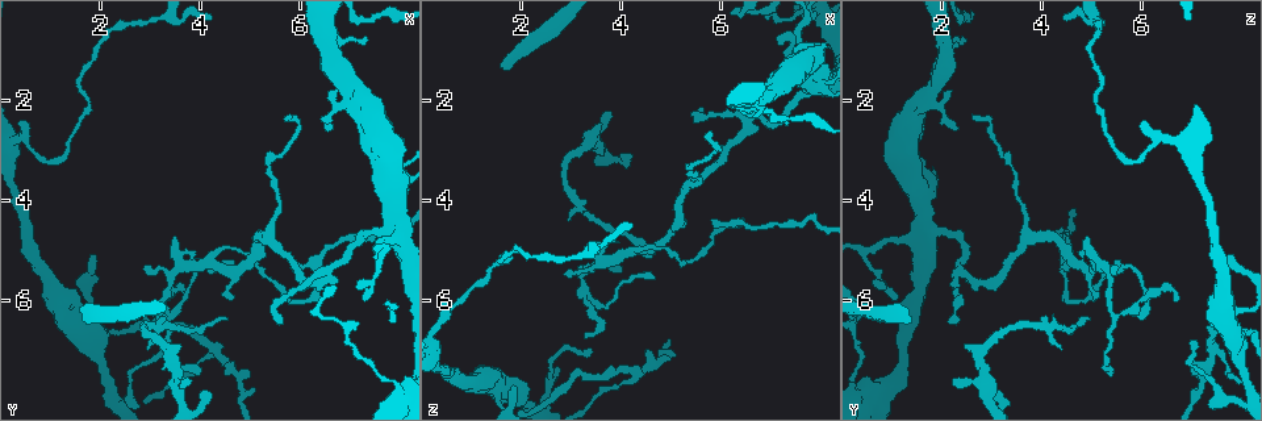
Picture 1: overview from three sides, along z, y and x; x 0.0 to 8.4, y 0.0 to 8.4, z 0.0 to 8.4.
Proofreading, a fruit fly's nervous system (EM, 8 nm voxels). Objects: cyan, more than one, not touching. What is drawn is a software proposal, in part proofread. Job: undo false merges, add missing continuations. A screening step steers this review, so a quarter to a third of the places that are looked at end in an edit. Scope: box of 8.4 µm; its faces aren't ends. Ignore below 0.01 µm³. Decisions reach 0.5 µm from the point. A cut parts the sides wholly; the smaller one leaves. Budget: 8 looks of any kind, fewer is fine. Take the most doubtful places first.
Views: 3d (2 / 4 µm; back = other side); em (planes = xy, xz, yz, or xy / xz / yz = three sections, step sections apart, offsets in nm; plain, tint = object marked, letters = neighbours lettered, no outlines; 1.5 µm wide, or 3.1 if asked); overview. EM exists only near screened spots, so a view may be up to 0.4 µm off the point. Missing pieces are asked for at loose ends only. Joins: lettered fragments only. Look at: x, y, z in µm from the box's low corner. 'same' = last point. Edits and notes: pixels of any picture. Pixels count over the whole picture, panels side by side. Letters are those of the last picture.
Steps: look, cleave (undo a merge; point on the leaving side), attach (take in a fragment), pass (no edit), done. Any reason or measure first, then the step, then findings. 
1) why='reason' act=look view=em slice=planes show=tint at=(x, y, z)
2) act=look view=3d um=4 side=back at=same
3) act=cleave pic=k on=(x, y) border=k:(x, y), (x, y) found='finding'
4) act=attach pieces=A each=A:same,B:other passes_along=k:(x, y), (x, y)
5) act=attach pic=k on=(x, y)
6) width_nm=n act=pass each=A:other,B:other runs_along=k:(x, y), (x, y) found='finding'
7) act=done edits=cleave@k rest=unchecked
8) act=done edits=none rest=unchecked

why='free end' act=look view=em slice=yz step=4 show=tint at=(3.80, 7.65, 2.25)

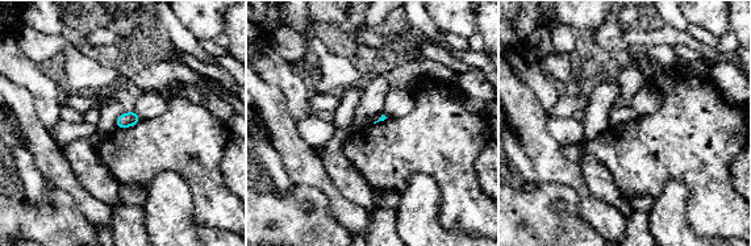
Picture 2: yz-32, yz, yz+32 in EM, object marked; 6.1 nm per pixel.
act=look view=em slice=planes show=letters at=same

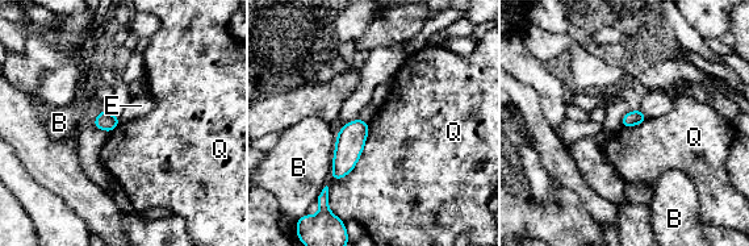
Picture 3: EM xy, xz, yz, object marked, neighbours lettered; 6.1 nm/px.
act=pass each=B:other,E:other,Q:other found='no lettered fragment goes on from it'

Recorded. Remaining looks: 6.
why='three arms meet' act=look view=3d um=2 at=(4.30, 5.35, 5.05)

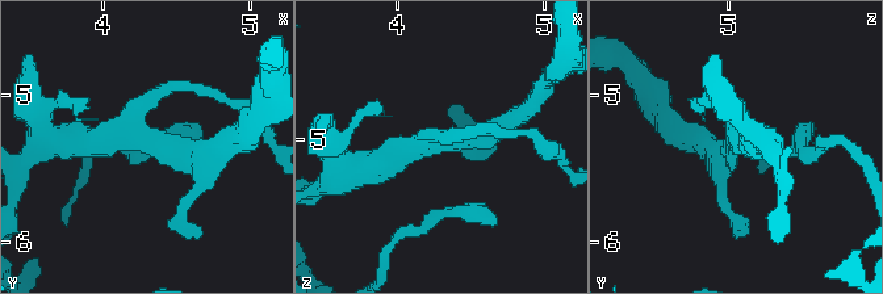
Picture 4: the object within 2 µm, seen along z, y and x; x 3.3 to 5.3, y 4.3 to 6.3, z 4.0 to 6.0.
act=look view=em slice=planes show=letters at=(4.28, 5.30, 5.02)

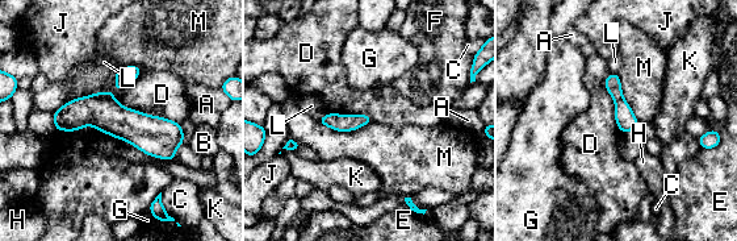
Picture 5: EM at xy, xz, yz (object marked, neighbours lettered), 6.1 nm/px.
act=pass each=A:other,B:other,C:other,D:other,E:other,F:other,G:other,H:other,J:other,K:other,L:other,M:other runs_along=5:(57, 115), (107, 115), (180, 140) found='all the same neuron'

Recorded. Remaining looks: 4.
why='arms part here' act=look view=em slice=planes show=letters at=(4.35, 7.05, 7.45)

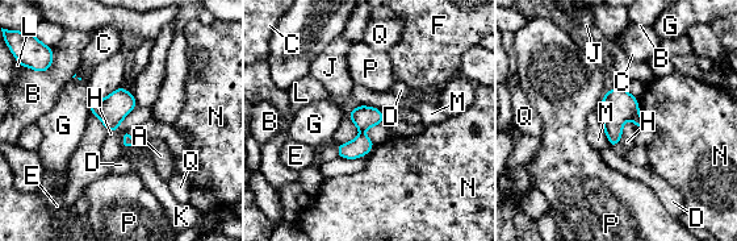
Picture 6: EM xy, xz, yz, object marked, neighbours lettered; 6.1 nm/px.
width_nm=140 act=cleave pic=6 on=(618, 106) each=A:other,B:other,C:other,D:other,E:other,F:other,G:other,H:other,J:other,K:other,L:other,M:other,N:other,P:other,Q:other border=6:(637, 111), (631, 117) found='a second neuron is stuck on'

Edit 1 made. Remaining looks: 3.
act=done edits=cleave@6 rest=unchecked

